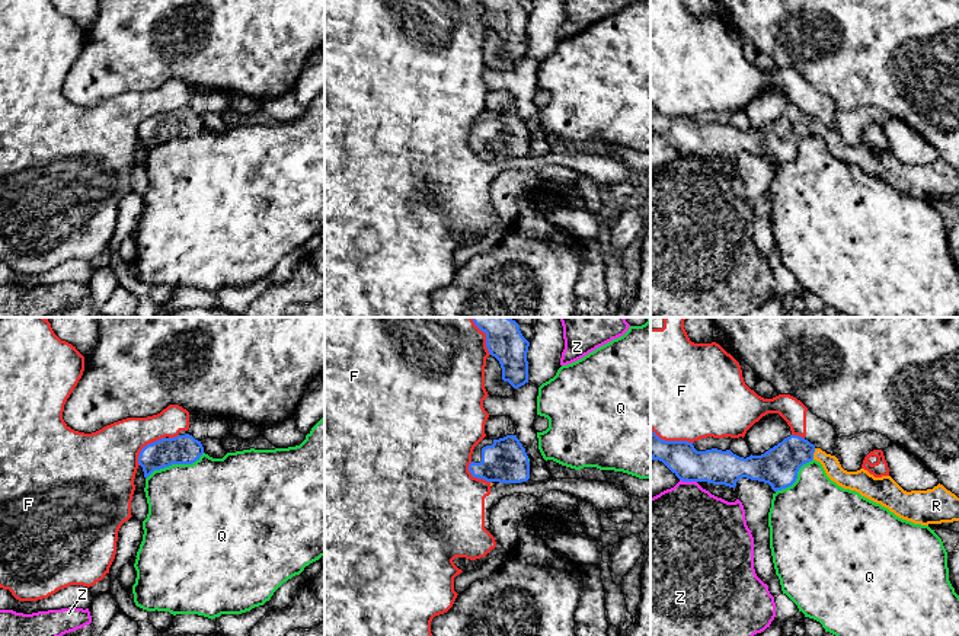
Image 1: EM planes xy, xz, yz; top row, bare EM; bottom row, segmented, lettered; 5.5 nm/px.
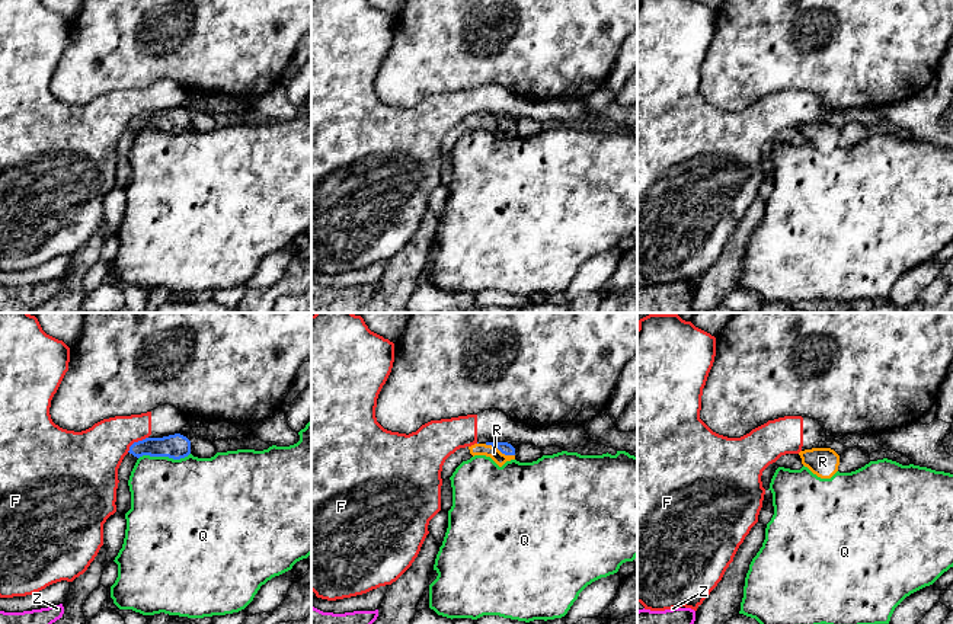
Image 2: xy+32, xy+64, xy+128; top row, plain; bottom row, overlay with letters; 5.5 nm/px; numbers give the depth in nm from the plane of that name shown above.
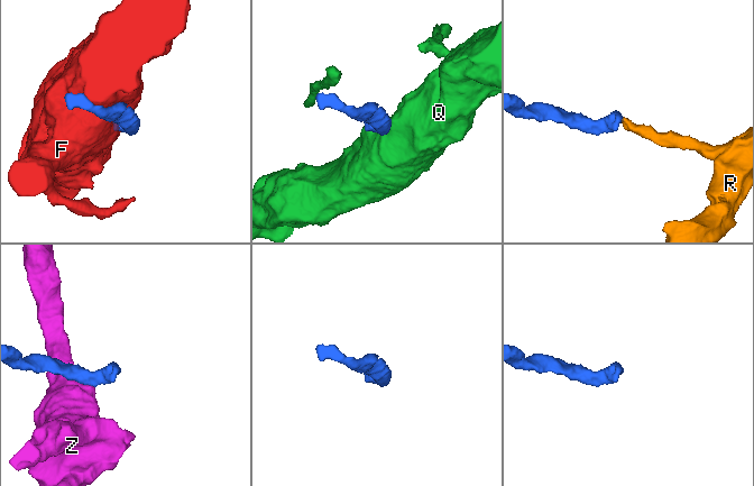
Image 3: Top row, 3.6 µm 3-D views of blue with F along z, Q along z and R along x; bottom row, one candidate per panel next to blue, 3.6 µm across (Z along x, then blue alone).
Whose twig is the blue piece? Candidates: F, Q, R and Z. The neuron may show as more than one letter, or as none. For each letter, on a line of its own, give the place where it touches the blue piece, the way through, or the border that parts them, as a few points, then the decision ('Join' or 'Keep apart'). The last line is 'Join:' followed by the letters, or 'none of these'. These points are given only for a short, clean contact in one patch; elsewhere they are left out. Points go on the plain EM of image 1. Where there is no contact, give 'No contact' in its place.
F: Touches blue at xy (146, 120). Keep apart
Q: Touches blue at xy (175, 137). Keep apart
R: Touches blue at yz (812, 128). Path across: yz (779, 140), (790, 128), (812, 128), (821, 130), (846, 153). Join
Z: Touches blue at yz (689, 154). Boundary: yz (680, 153), (696, 156). Keep apart
Join: R

